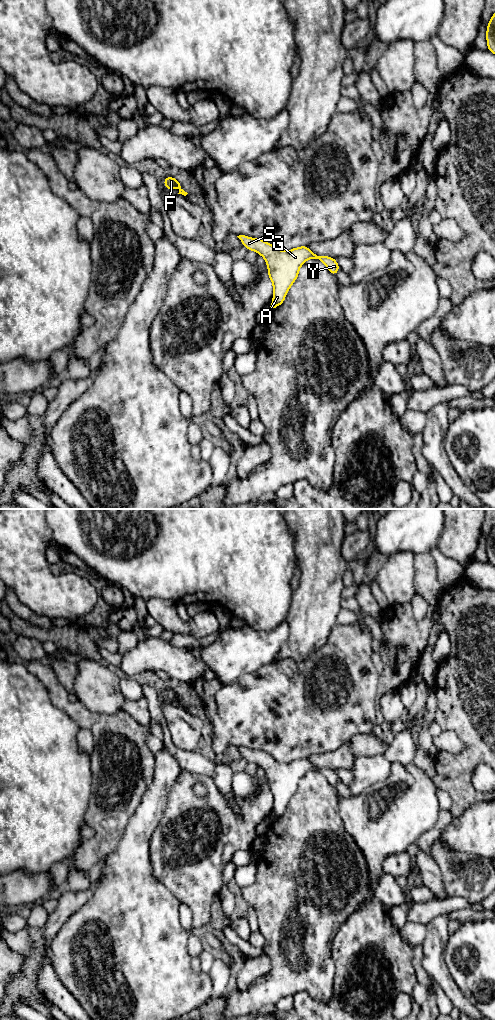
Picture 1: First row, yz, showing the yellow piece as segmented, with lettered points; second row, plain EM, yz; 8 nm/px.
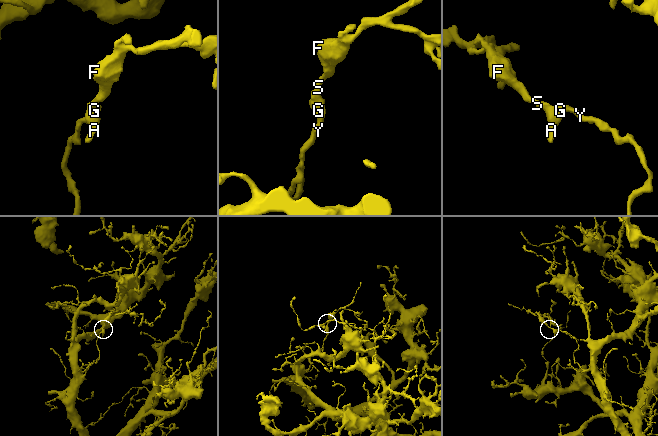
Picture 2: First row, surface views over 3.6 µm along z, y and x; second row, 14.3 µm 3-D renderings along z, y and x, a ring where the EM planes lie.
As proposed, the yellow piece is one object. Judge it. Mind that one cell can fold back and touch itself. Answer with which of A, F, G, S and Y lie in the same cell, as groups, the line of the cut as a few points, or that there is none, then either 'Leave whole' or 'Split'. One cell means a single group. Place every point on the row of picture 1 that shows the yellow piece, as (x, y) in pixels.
Groups: A F G S Y. No split. Leave whole

